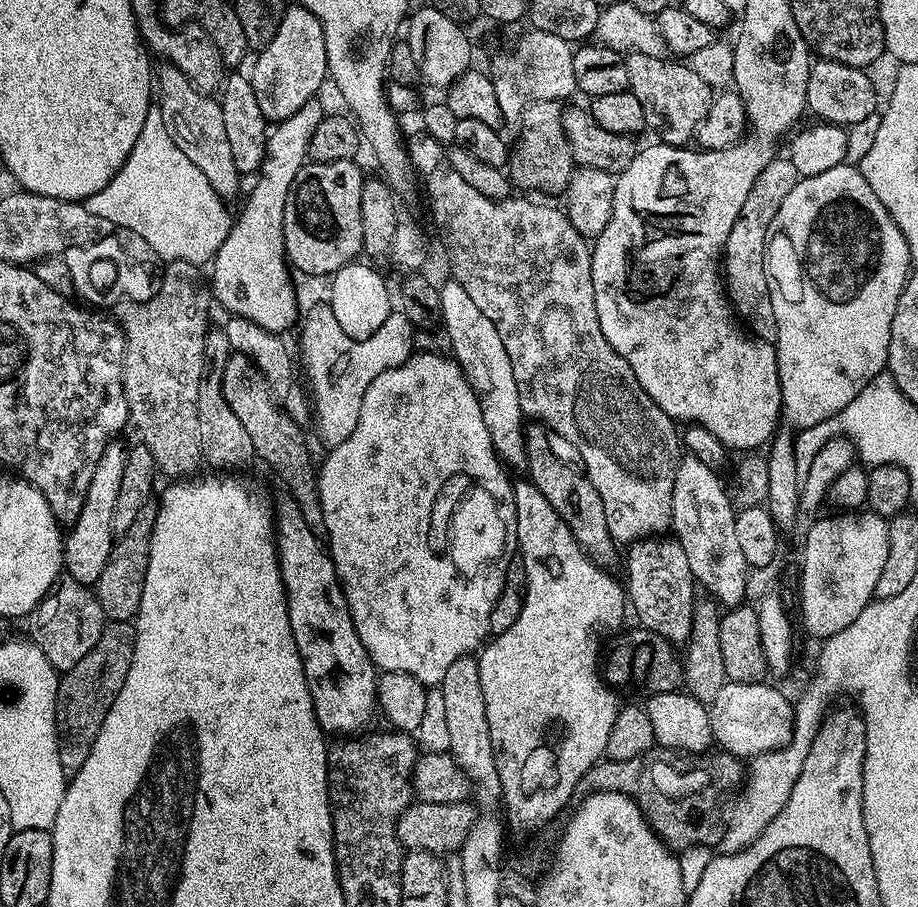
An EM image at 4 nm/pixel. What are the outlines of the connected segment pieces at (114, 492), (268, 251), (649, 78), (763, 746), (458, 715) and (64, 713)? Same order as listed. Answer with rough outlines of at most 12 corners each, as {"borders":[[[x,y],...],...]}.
{"borders":[[[108,444],[64,536],[63,571],[95,585],[114,543],[125,445]],[[321,99],[270,131],[213,256],[227,313],[282,334],[296,320],[284,214]],[[627,53],[628,91],[665,144],[684,146],[714,89],[687,63]],[[728,680],[713,741],[741,760],[785,748],[795,705],[768,682]],[[477,657],[446,670],[448,751],[481,809],[502,800]],[[105,623],[60,676],[58,762],[82,770],[126,682],[135,623]]]}

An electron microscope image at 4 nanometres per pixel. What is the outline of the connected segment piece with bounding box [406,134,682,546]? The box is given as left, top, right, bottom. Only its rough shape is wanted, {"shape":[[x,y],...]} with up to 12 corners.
{"shape":[[407,141],[451,279],[627,546],[672,527],[682,436],[598,326],[567,215]]}

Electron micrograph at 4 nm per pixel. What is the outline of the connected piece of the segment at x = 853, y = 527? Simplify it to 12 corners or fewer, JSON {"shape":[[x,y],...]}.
{"shape":[[821,515],[803,533],[800,616],[820,642],[873,603],[885,517]]}

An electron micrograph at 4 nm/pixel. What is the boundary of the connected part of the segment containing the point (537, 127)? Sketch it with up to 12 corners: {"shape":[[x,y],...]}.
{"shape":[[559,99],[532,100],[506,169],[562,194],[574,171]]}

